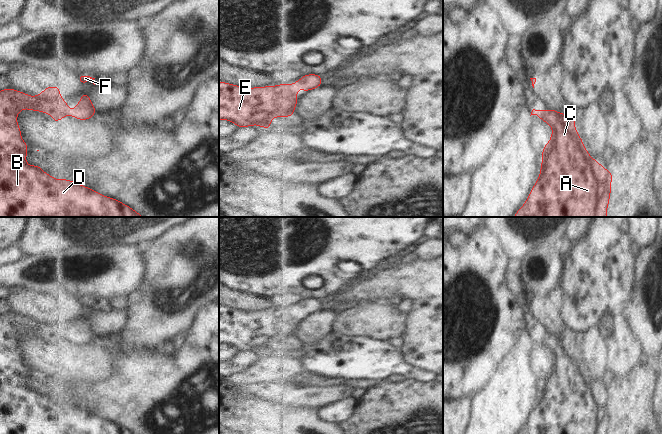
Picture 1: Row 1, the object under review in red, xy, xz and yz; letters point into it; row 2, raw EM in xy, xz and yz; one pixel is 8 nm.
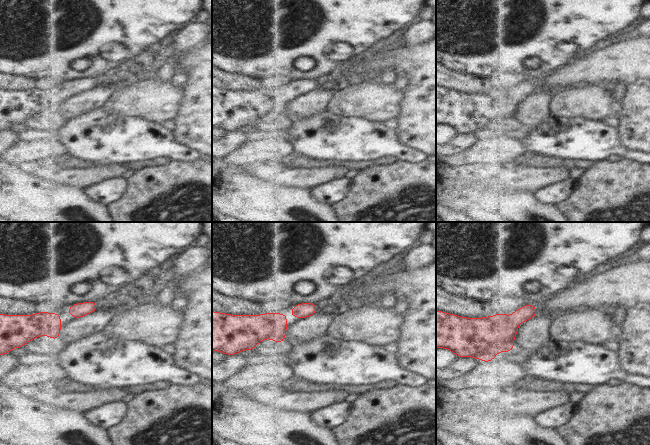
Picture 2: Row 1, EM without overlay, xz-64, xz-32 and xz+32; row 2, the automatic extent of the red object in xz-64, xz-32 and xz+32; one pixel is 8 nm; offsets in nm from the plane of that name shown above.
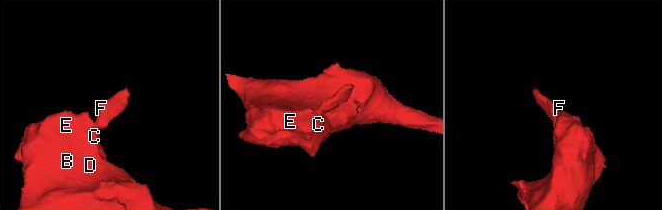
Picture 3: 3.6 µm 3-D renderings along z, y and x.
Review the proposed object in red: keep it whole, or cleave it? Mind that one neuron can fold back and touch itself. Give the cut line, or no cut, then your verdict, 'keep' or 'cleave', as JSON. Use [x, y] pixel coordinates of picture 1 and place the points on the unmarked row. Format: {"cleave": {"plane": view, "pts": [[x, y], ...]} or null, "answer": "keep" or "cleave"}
{"cleave": null, "answer": "keep"}

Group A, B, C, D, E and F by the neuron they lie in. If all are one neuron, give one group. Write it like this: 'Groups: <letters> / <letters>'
Groups: A B C D E F

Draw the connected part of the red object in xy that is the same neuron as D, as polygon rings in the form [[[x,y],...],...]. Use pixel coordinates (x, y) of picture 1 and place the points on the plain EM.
[[[48,310],[38,320],[12,312],[0,314],[0,434],[134,434],[118,423],[104,420],[69,403],[55,403],[37,388],[27,388],[25,382],[29,370],[23,365],[17,347],[17,339],[23,333],[47,337],[56,348],[69,339],[77,344],[89,344],[96,339],[87,316],[82,317],[77,330],[71,334],[61,321],[59,310]]]

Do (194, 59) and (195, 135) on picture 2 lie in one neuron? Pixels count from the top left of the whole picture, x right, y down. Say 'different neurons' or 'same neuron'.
same neuron

